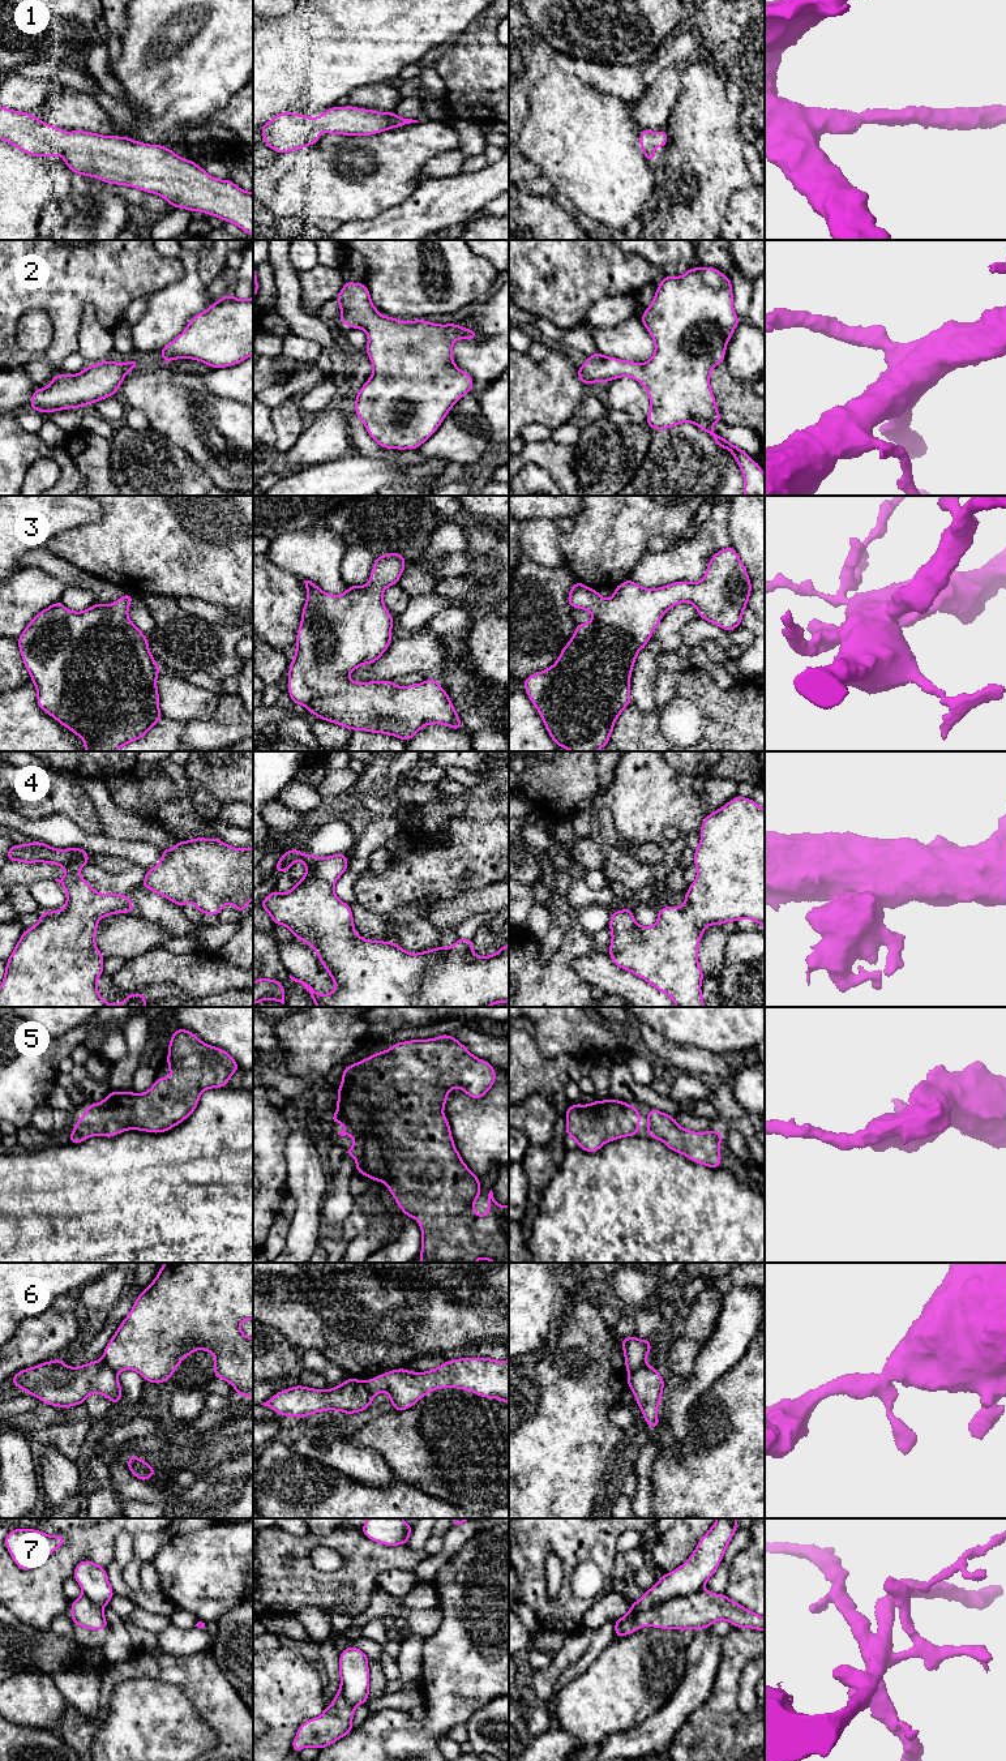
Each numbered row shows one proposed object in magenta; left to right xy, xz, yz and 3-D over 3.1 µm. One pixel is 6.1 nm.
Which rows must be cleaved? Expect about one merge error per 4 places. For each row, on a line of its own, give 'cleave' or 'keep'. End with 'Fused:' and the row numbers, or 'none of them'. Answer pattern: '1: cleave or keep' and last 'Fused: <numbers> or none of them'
1: keep
2: keep
3: keep
4: keep
5: keep
6: cleave
7: cleave
Fused: 6, 7

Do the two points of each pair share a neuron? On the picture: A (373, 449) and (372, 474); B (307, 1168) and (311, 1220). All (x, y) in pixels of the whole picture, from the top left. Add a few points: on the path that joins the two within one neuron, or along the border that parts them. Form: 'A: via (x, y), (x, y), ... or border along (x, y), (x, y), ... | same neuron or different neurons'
A: border along (351, 451), (359, 455), (392, 459), (403, 466) | different neurons
B: via (307, 1181), (308, 1207) | same neuron

